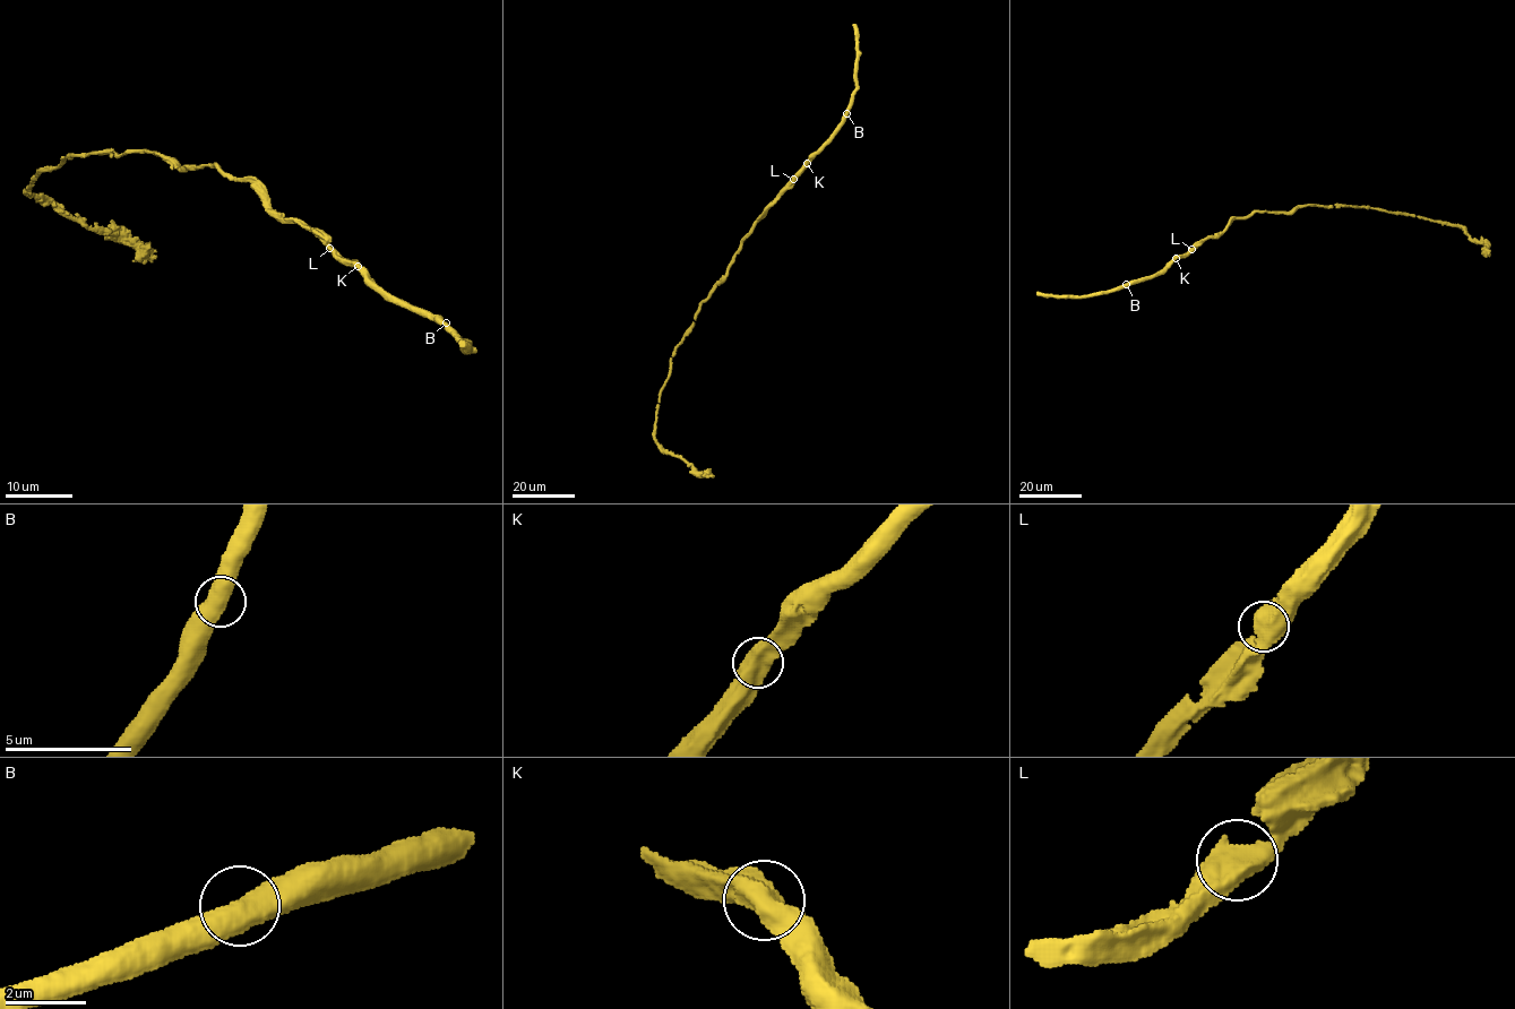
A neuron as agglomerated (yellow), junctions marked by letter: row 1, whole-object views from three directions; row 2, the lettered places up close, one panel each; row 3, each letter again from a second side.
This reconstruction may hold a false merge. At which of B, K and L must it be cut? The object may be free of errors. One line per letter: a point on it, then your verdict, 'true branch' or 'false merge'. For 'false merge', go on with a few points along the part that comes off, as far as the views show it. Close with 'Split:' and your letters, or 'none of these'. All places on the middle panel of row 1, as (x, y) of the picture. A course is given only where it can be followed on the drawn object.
B: (846, 113) | true branch
K: (807, 163) | true branch
L: (793, 179) | true branch
Split: none of these

